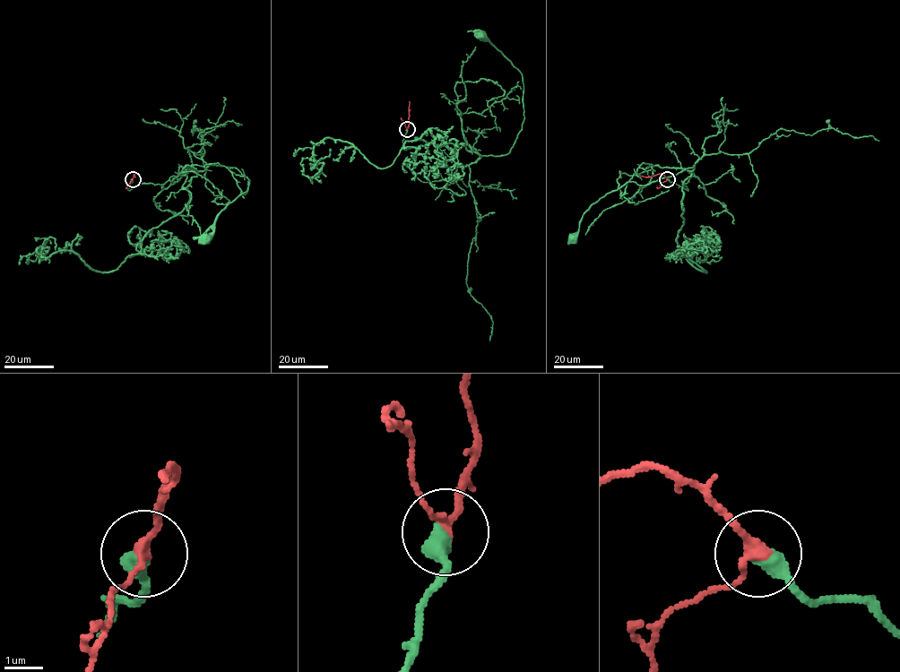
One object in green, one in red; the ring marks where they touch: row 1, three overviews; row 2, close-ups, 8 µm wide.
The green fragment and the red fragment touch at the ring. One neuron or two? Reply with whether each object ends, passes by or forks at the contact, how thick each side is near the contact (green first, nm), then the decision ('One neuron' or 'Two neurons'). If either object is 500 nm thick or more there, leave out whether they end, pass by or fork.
At the ring green ends. At the ring red passes by. Thickness 480 nm (green) against 240 nm. One neuron

